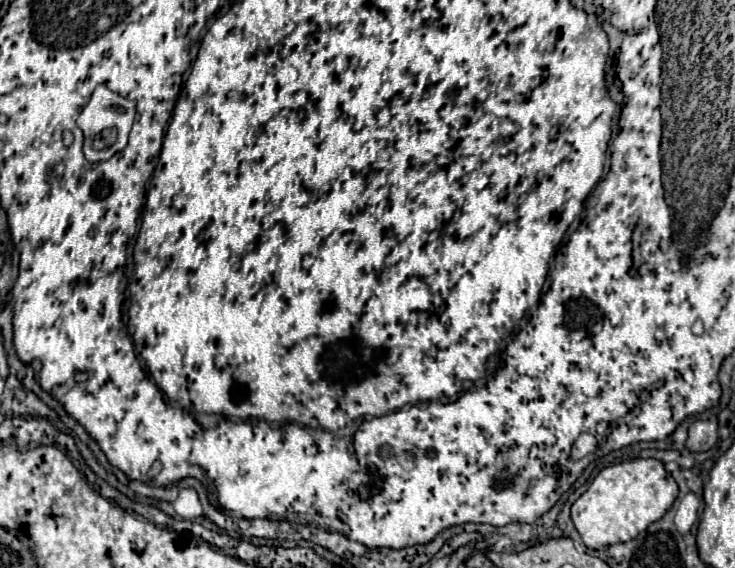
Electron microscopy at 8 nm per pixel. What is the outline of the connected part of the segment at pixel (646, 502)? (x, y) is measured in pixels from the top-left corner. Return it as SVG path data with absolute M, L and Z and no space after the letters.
M632 459L632 461L622 461L610 467L604 467L592 485L588 487L586 493L582 493L574 505L572 505L572 521L574 527L578 529L584 545L588 549L602 549L614 543L624 543L628 539L634 539L640 531L644 531L650 523L658 521L674 503L678 495L678 485L672 479L672 475L664 469L664 465L658 459Z

